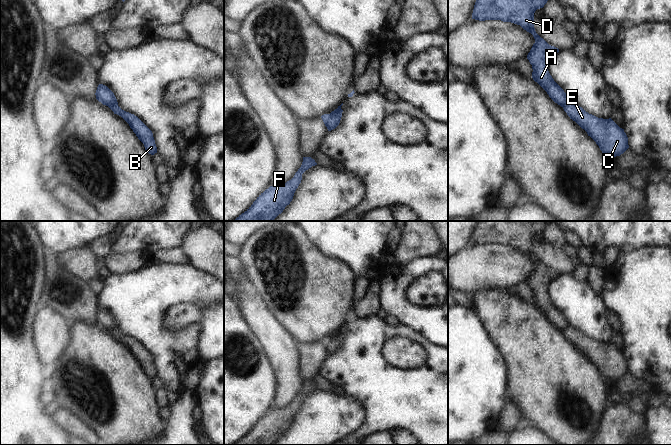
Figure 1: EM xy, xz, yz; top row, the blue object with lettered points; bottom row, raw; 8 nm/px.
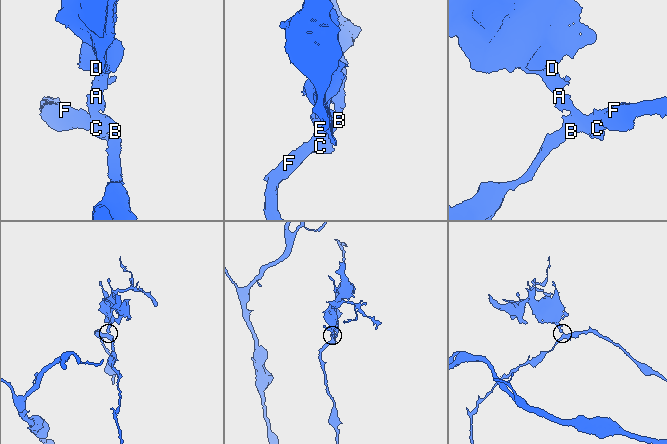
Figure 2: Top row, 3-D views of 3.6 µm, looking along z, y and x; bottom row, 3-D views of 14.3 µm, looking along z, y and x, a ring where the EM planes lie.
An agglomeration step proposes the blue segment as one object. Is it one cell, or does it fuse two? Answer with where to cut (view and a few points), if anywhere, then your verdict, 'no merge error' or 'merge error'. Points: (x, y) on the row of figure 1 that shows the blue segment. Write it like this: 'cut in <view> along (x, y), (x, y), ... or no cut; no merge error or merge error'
cut in xz along (341, 111), (327, 114); merge error

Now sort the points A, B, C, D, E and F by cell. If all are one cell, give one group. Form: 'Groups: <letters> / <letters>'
Groups: A D / B C E F

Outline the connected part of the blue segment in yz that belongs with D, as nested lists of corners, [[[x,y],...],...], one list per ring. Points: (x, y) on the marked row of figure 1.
[[[476,0],[472,19],[501,20],[520,25],[531,33],[535,39],[527,59],[532,65],[532,78],[558,105],[563,107],[569,103],[564,90],[554,81],[548,71],[549,60],[559,52],[559,49],[549,45],[541,38],[534,28],[534,13],[543,8],[548,0]]]

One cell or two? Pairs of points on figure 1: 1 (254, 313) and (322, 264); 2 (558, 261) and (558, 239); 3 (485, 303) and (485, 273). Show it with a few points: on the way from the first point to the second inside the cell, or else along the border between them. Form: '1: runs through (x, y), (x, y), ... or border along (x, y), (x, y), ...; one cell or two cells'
1: border along (253, 284), (266, 306), (280, 323); two cells
2: border along (542, 232), (546, 241), (562, 249); two cells
3: border along (505, 288), (485, 287), (482, 290); two cells

